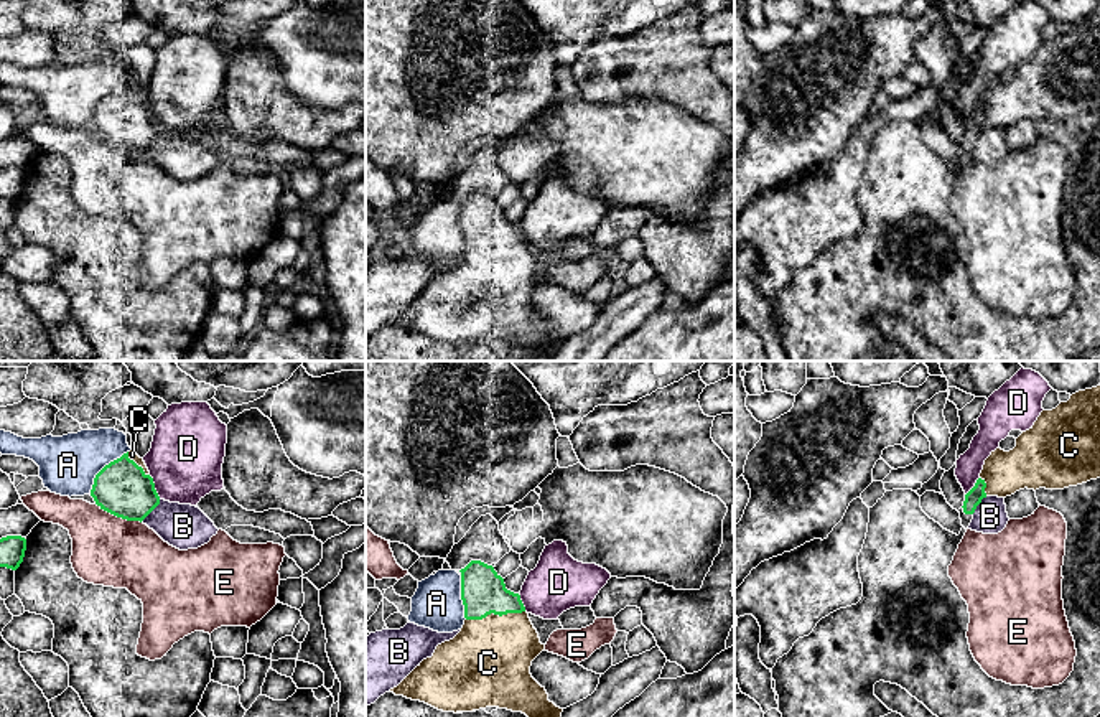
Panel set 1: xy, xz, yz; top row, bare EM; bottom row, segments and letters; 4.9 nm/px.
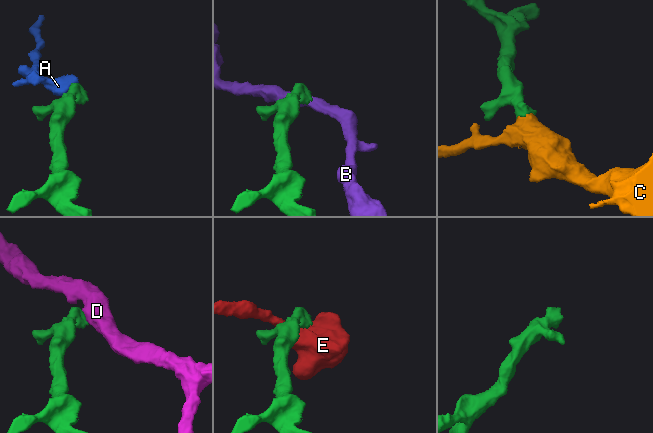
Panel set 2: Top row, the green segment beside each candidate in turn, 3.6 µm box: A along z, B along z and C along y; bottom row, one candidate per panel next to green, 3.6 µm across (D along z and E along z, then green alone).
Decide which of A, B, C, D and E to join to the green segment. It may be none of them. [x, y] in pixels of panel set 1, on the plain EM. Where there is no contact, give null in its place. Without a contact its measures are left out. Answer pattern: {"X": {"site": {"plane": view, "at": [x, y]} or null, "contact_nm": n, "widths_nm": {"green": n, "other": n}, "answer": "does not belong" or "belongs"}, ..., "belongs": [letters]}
{"A": {"site": {"plane": "xy", "at": [102, 99]}, "contact_nm": 280, "widths_nm": {"green": 260, "other": 280}, "answer": "does not belong"}, "B": {"site": {"plane": "xy", "at": [150, 142]}, "contact_nm": 150, "widths_nm": {"green": 260, "other": 220}, "answer": "does not belong"}, "C": {"site": {"plane": "xz", "at": [494, 244]}, "contact_nm": 300, "widths_nm": {"green": 220, "other": 420}, "answer": "belongs"}, "D": {"site": {"plane": "xy", "at": [153, 117]}, "contact_nm": 130, "widths_nm": {"green": 260, "other": 360}, "answer": "does not belong"}, "E": {"site": {"plane": "xy", "at": [119, 147]}, "contact_nm": 240, "widths_nm": {"green": 260, "other": 340}, "answer": "does not belong"}, "belongs": ["C"]}

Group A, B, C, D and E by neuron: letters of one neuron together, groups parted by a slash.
A / B / C / D / E

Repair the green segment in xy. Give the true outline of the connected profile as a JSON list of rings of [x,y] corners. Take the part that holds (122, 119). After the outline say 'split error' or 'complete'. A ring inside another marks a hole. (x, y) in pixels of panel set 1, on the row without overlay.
[[[133,81],[96,105],[91,127],[100,140],[140,153],[160,135],[153,109]]] | split error

